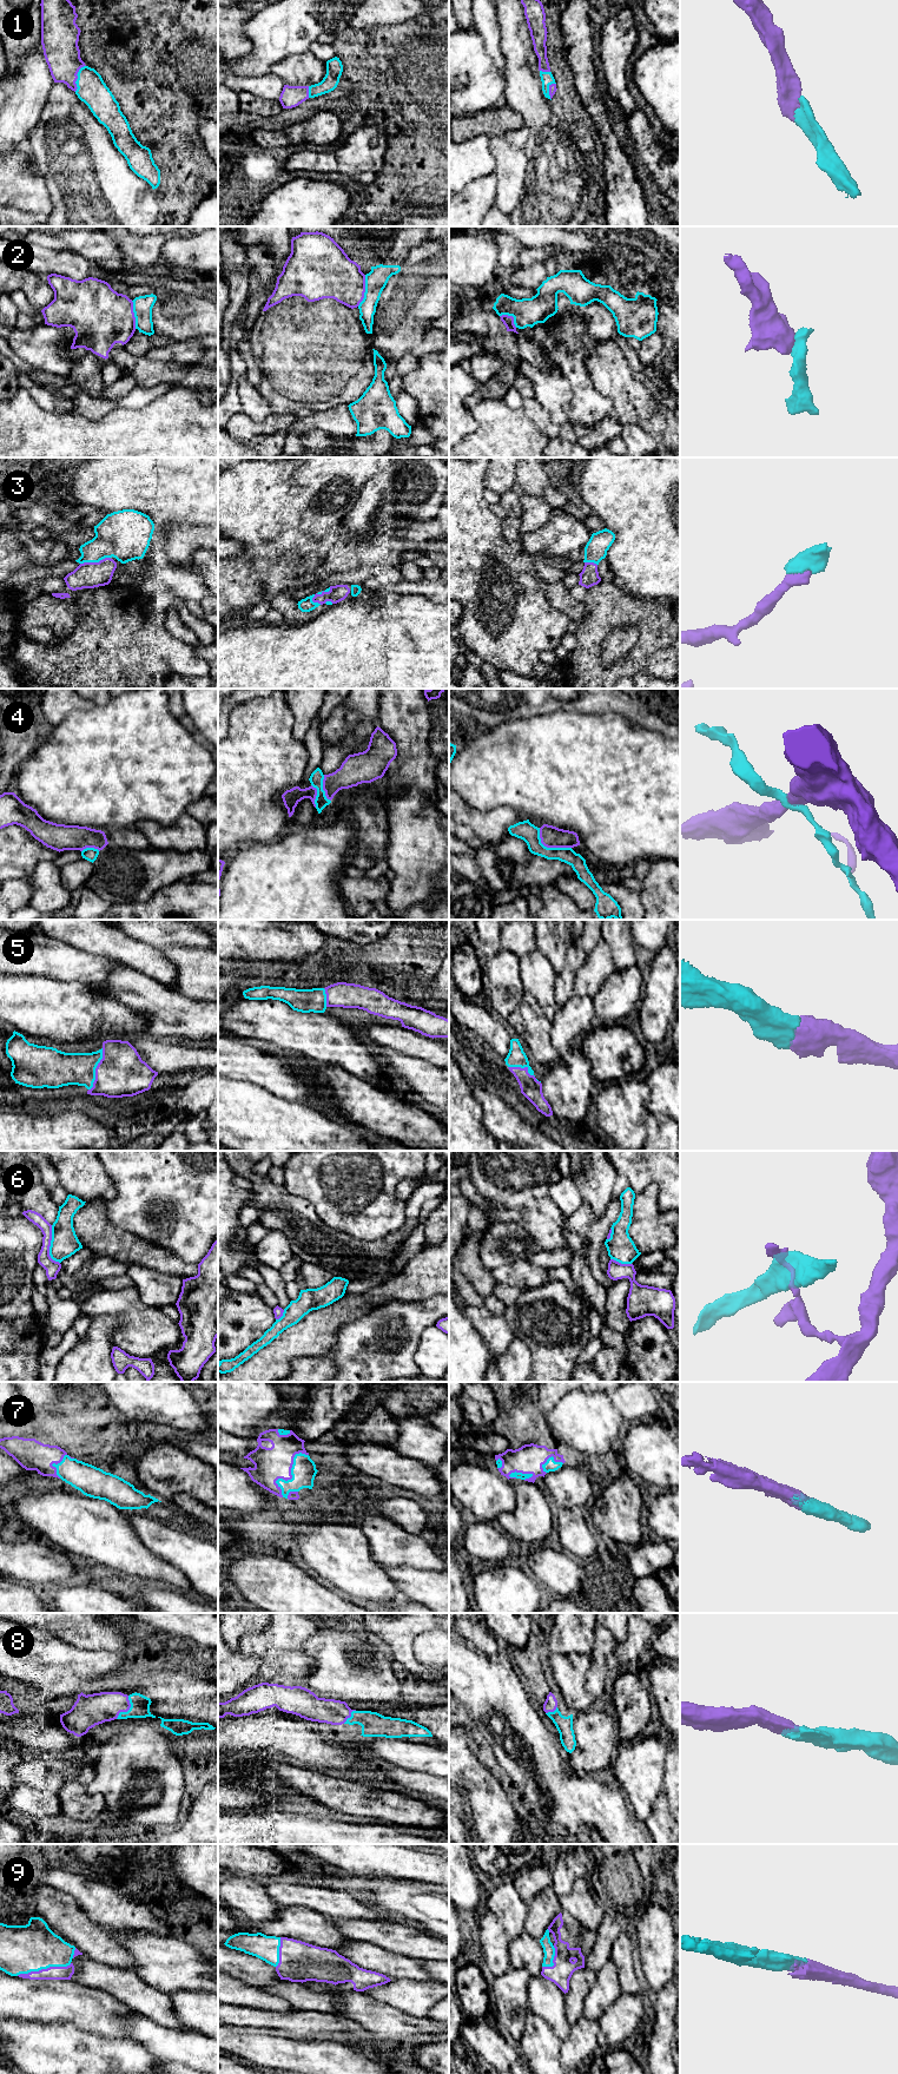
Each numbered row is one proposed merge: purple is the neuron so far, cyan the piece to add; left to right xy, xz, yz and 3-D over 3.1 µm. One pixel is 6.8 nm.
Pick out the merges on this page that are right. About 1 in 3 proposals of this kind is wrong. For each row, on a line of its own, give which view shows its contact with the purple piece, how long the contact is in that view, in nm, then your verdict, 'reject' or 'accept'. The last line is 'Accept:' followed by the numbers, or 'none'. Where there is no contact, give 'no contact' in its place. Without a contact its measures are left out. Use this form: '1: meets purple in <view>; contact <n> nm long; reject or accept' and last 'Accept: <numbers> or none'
1: meets purple in xy; contact 200 nm long; accept
2: meets purple in xz; contact 220 nm long; reject
3: meets purple in xz; contact 160 nm long; accept
4: meets purple in yz; contact 260 nm long; reject
5: meets purple in xy; contact 300 nm long; accept
6: meets purple in xy; contact 280 nm long; reject
7: meets purple in xz; contact 340 nm long; accept
8: meets purple in xy; contact 180 nm long; accept
9: meets purple in xy; contact 380 nm long; accept
Accept: 1, 3, 5, 7, 8, 9

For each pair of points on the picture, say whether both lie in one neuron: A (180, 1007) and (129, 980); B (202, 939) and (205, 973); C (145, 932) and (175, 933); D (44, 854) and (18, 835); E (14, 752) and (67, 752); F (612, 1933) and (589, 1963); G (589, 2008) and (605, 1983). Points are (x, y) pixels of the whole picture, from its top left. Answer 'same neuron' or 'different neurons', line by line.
A: same neuron
B: different neurons
C: same neuron
D: same neuron
E: different neurons
F: same neuron
G: same neuron

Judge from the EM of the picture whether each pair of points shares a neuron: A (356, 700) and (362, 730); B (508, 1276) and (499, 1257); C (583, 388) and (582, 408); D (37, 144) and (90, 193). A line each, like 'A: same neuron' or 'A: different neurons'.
A: same neuron
B: different neurons
C: same neuron
D: same neuron

